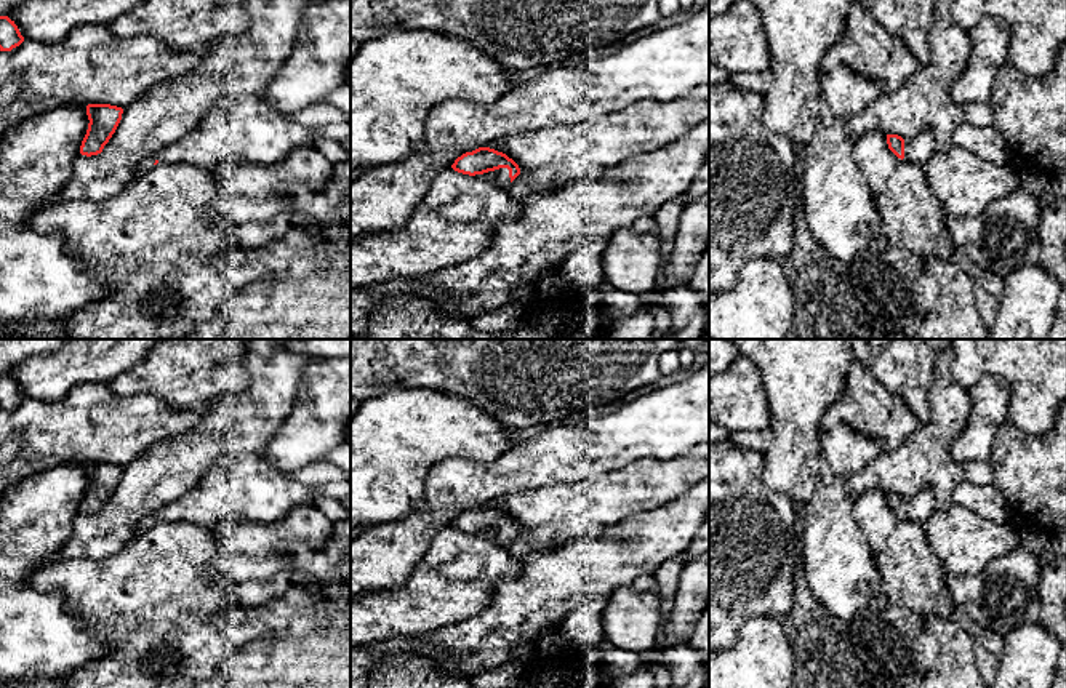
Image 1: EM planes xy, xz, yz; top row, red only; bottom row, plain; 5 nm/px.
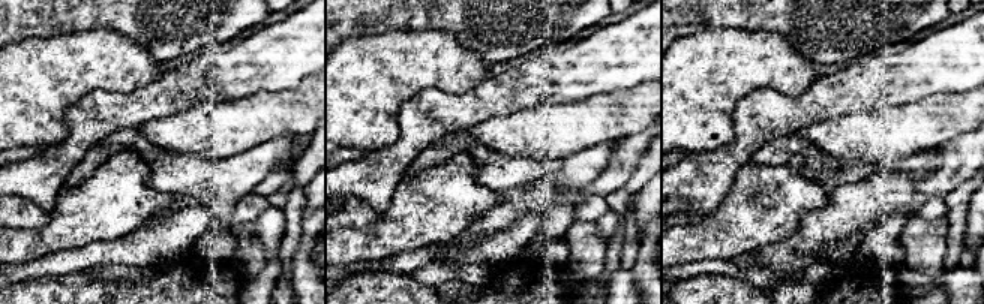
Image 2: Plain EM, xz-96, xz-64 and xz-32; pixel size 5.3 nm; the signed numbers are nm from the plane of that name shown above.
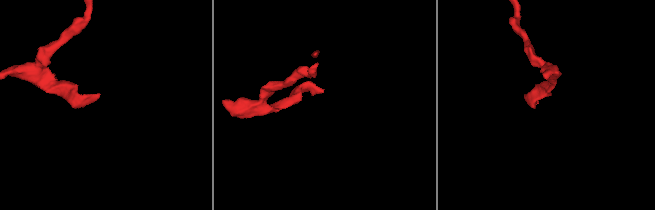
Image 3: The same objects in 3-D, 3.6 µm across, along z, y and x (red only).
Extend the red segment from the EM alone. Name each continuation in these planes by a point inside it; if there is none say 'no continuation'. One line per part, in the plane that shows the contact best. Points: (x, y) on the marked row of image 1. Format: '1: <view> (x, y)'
1: xz (501, 175)

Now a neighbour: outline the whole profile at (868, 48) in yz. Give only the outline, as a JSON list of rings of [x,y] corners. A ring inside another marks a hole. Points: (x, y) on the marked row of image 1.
[[[852,3],[844,37],[823,58],[823,74],[847,66],[882,83],[885,93],[900,90],[920,69],[919,59],[879,24],[860,3]]]

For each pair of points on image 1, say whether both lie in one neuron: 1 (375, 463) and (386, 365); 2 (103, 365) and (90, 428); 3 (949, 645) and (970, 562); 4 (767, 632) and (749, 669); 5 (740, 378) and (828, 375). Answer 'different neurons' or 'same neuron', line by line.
1: different neurons
2: different neurons
3: different neurons
4: same neuron
5: different neurons

